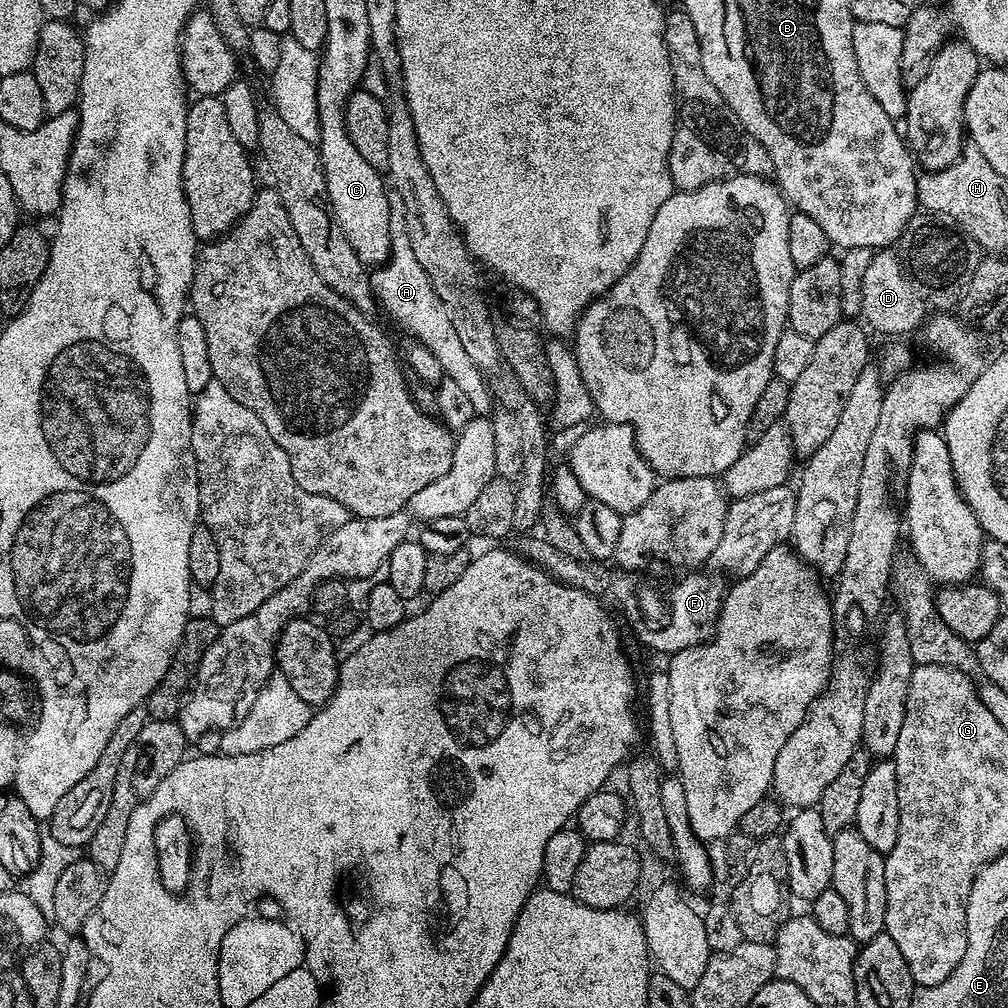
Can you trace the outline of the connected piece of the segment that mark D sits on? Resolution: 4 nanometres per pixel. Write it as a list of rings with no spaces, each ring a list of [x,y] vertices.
[[[892,250],[873,251],[870,266],[866,266],[866,275],[862,277],[860,316],[863,323],[873,333],[876,331],[881,332],[884,336],[904,338],[900,336],[914,331],[916,327],[917,331],[925,323],[926,311],[924,312],[924,308],[926,309],[926,301],[910,279],[899,255]]]

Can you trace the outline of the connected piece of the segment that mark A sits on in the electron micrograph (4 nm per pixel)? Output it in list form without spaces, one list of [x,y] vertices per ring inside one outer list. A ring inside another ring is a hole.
[[[388,188],[388,205],[390,206],[390,234],[392,235],[392,252],[385,264],[379,265],[371,273],[372,290],[381,309],[385,308],[402,327],[408,331],[411,339],[422,342],[426,350],[442,362],[445,377],[454,379],[462,386],[464,393],[473,403],[475,415],[485,418],[491,417],[494,412],[492,392],[488,382],[484,379],[478,366],[466,354],[462,341],[458,339],[458,330],[454,330],[454,322],[450,322],[450,314],[446,314],[446,306],[442,306],[442,298],[430,286],[430,278],[426,278],[426,270],[418,263],[414,254],[414,246],[410,243],[410,230],[406,226],[406,205],[402,202],[402,194],[398,190]],[[493,407],[493,408],[492,408]]]

